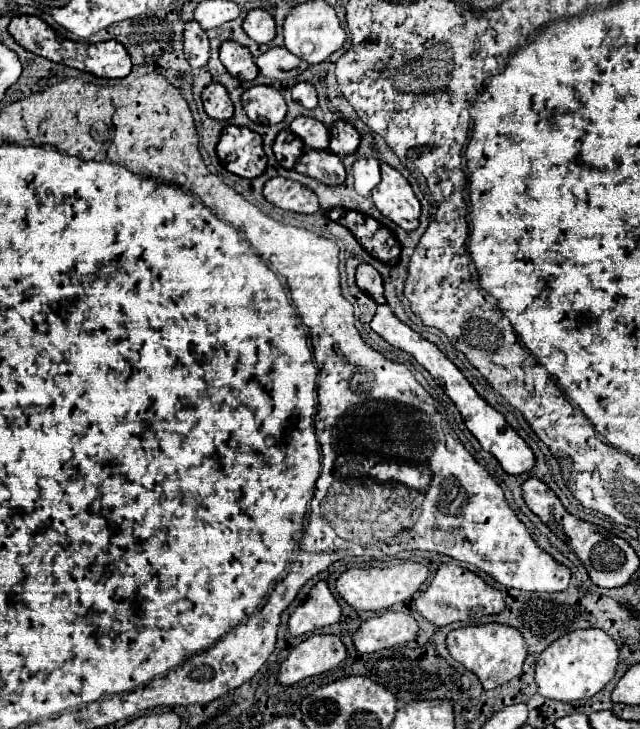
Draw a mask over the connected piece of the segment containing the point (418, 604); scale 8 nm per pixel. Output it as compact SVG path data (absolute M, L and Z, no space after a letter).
M453 562L441 564L429 588L413 602L413 610L417 610L423 618L427 618L435 626L447 626L451 622L467 622L471 618L481 618L485 614L497 614L503 608L505 608L505 598L499 590L491 588L475 572L465 570Z

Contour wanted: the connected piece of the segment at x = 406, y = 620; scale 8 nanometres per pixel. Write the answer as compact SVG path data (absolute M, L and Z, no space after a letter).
M385 612L365 620L353 634L353 642L361 654L371 654L403 642L411 642L417 638L417 634L419 624L411 614Z

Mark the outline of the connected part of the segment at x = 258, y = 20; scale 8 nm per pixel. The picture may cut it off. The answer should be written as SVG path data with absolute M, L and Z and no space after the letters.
M251 10L243 22L247 36L259 44L269 44L275 38L275 20L265 10Z

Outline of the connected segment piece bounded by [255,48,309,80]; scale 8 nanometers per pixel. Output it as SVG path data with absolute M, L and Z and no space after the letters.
M271 48L265 54L261 54L255 64L259 66L259 72L271 80L277 80L281 74L291 72L295 68L299 68L301 72L309 66L307 62L303 62L297 56L291 56L291 52L287 48Z

